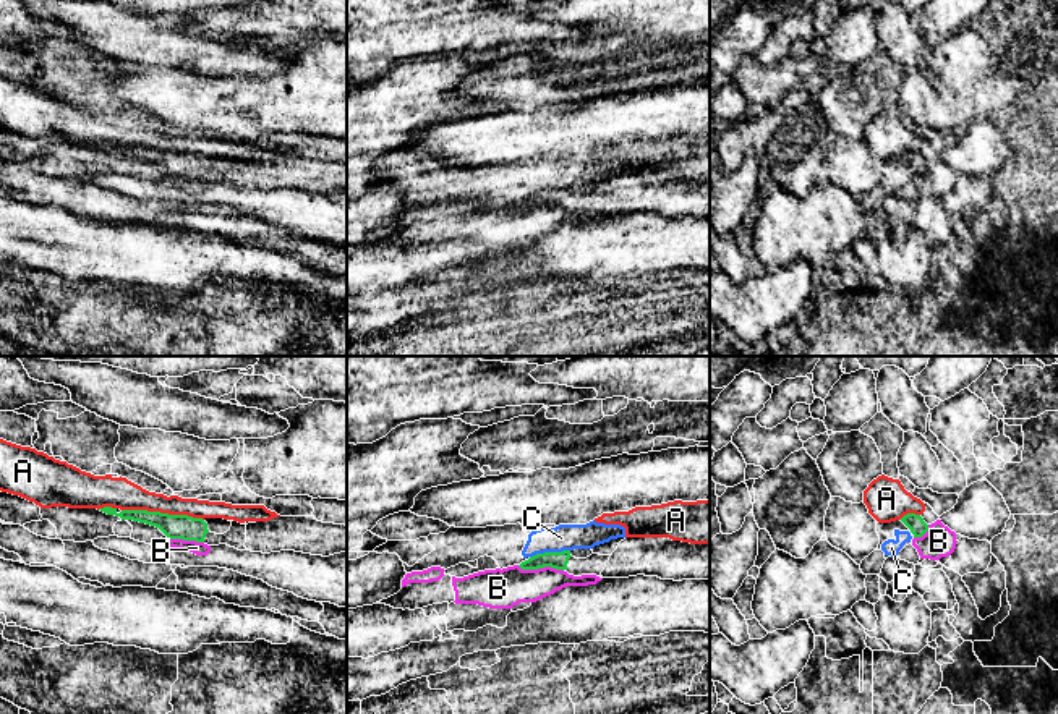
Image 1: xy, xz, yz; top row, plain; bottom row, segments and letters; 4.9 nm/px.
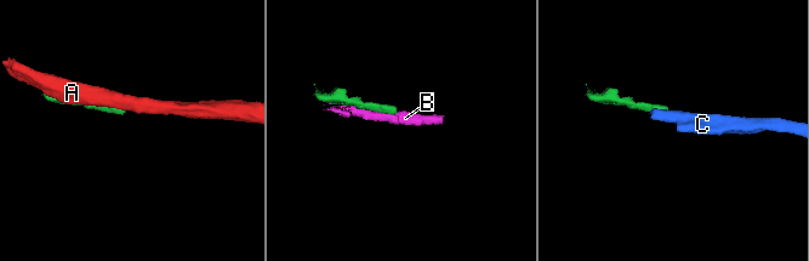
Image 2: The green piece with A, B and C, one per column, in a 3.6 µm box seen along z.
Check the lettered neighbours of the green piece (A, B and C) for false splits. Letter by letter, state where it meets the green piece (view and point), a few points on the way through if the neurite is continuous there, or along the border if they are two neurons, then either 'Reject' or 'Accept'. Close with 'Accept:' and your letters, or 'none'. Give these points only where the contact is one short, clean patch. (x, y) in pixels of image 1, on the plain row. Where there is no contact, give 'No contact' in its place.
A: Touches green at xy (162, 151). Reject
B: Touches green at xz (540, 204). Reject
C: Touches green at xz (550, 190). Boundary: xz (569, 186), (533, 191), (530, 195). Reject
Accept: none

